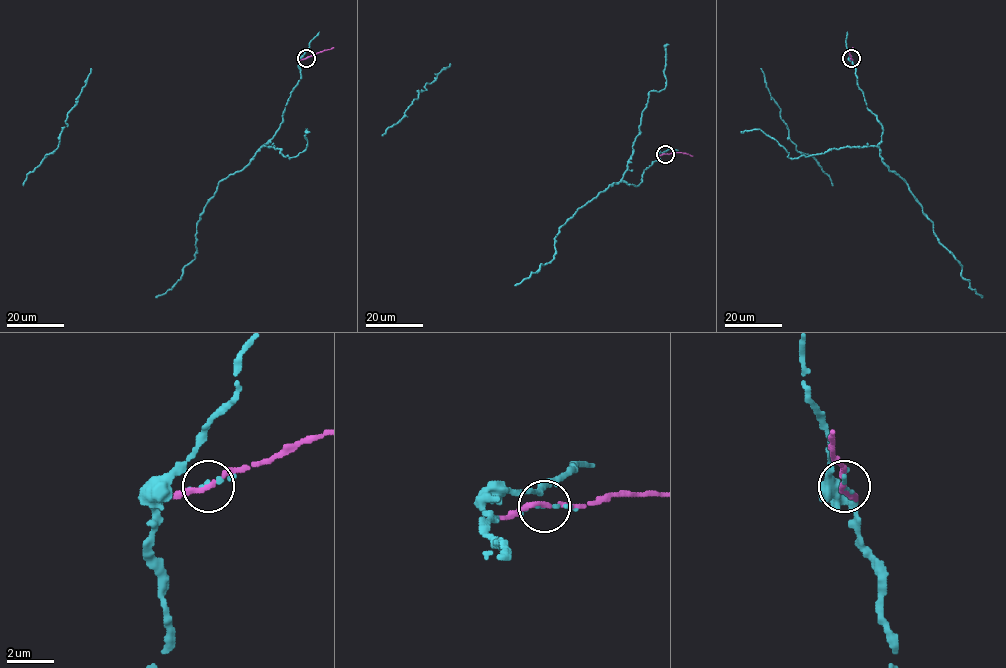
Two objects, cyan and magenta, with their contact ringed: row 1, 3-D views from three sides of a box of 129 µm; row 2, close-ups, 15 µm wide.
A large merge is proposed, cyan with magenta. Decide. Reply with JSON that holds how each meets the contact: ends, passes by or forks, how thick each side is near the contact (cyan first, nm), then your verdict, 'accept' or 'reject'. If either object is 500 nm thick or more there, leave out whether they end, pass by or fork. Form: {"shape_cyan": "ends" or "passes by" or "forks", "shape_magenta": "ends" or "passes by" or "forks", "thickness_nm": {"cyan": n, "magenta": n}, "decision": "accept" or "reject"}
{"shape_cyan": "ends", "shape_magenta": "passes by", "thickness_nm": {"cyan": 200, "magenta": 200}, "decision": "accept"}

